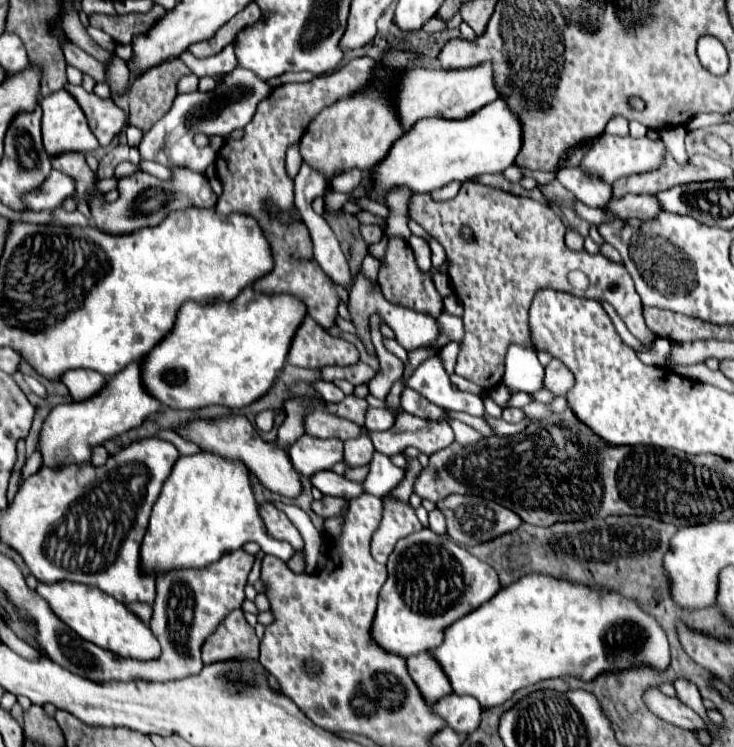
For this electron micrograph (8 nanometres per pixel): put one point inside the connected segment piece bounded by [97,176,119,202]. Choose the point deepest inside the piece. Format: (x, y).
(108, 185)

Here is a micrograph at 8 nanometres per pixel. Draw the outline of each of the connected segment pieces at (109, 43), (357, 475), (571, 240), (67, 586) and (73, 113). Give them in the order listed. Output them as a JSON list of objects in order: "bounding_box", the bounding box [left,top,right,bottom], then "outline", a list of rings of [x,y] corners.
[{"bounding_box":[88,26,116,52],"outline":[[[88,26],[88,34],[90,34],[90,36],[94,38],[94,42],[96,42],[98,46],[102,46],[104,50],[108,50],[108,52],[112,52],[112,50],[114,50],[116,42],[114,42],[106,32],[102,32],[102,30],[94,28],[94,26]]]},{"bounding_box":[344,464,370,482],"outline":[[[364,464],[364,466],[360,466],[360,468],[348,468],[346,472],[344,472],[344,476],[346,478],[350,478],[350,480],[360,480],[360,482],[364,482],[366,480],[366,476],[368,476],[368,472],[370,472],[370,464]]]},{"bounding_box":[566,230,584,252],"outline":[[[568,230],[568,232],[566,232],[566,246],[568,246],[570,250],[574,250],[574,252],[580,252],[580,250],[584,250],[584,238],[582,238],[578,232]]]},{"bounding_box":[38,582,160,660],"outline":[[[54,582],[50,586],[38,584],[38,594],[50,604],[52,612],[64,624],[68,624],[80,638],[90,640],[92,644],[112,650],[124,658],[152,660],[160,656],[160,644],[150,632],[150,628],[142,620],[138,620],[122,602],[116,602],[102,590],[78,582]]]},{"bounding_box":[40,90,100,158],"outline":[[[58,90],[56,94],[42,98],[40,106],[44,112],[42,114],[42,140],[44,140],[44,148],[50,158],[60,156],[64,152],[90,152],[100,146],[96,142],[96,136],[90,132],[88,122],[84,118],[84,112],[80,110],[78,102],[66,90]]]}]

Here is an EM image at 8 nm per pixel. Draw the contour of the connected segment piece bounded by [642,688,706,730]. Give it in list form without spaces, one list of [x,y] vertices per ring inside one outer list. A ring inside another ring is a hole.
[[[646,688],[644,696],[642,696],[644,704],[662,720],[686,728],[686,730],[696,730],[696,728],[706,728],[702,718],[692,712],[684,702],[680,702],[678,698],[670,698],[666,694],[662,694],[658,688]]]

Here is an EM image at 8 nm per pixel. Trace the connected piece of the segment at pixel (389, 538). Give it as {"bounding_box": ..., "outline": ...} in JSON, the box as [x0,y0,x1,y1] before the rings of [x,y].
{"bounding_box":[372,500,422,564],"outline":[[[384,500],[384,520],[372,536],[372,558],[380,564],[386,564],[388,554],[394,550],[400,538],[406,538],[422,528],[414,510],[408,504]]]}

